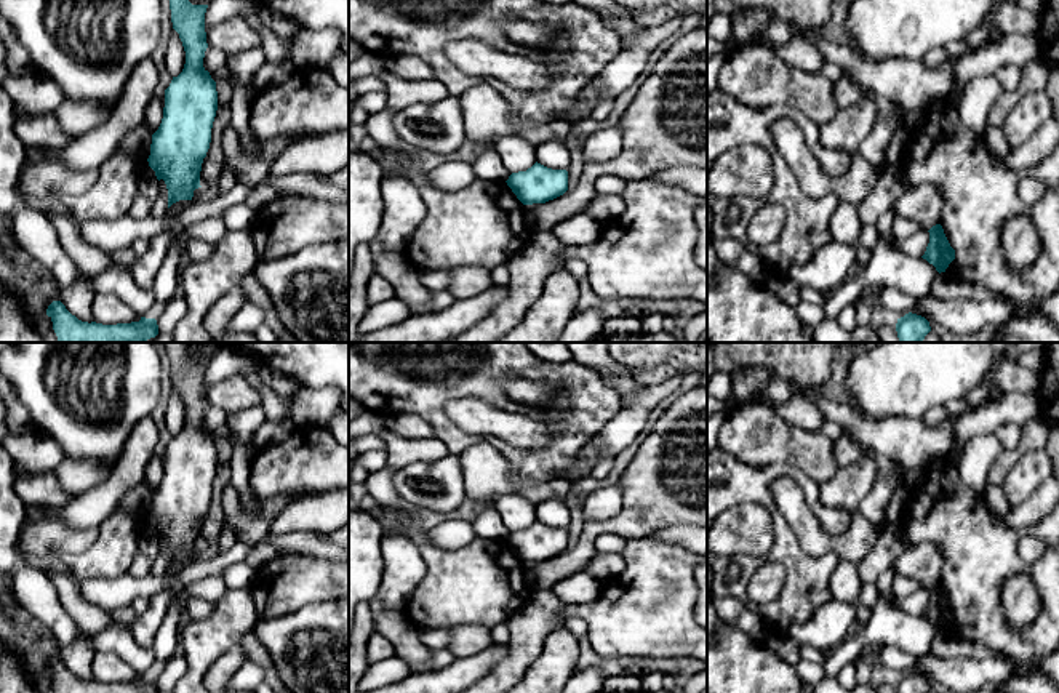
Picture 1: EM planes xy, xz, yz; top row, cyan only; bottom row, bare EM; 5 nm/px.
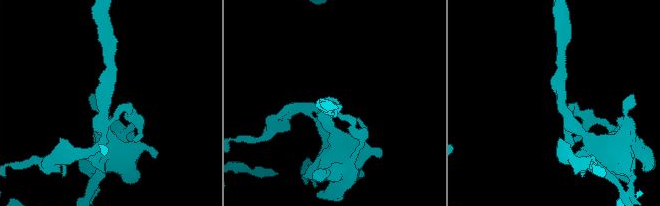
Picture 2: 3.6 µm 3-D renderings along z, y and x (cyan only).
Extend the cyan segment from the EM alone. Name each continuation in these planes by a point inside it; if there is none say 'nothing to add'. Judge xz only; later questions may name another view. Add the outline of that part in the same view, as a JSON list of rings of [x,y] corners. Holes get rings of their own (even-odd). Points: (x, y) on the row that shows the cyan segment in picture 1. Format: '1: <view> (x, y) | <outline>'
nothing to add

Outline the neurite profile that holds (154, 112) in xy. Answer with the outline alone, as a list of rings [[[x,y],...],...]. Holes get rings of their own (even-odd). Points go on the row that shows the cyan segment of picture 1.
[[[160,93],[152,98],[150,104],[146,109],[144,125],[149,128],[152,134],[158,130],[162,123],[163,107],[165,107],[165,93]]]

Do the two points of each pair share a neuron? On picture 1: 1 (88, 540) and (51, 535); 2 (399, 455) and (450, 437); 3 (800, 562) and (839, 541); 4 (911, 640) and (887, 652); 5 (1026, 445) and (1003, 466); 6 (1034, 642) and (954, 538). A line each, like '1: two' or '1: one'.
1: one
2: two
3: two
4: two
5: one
6: one

